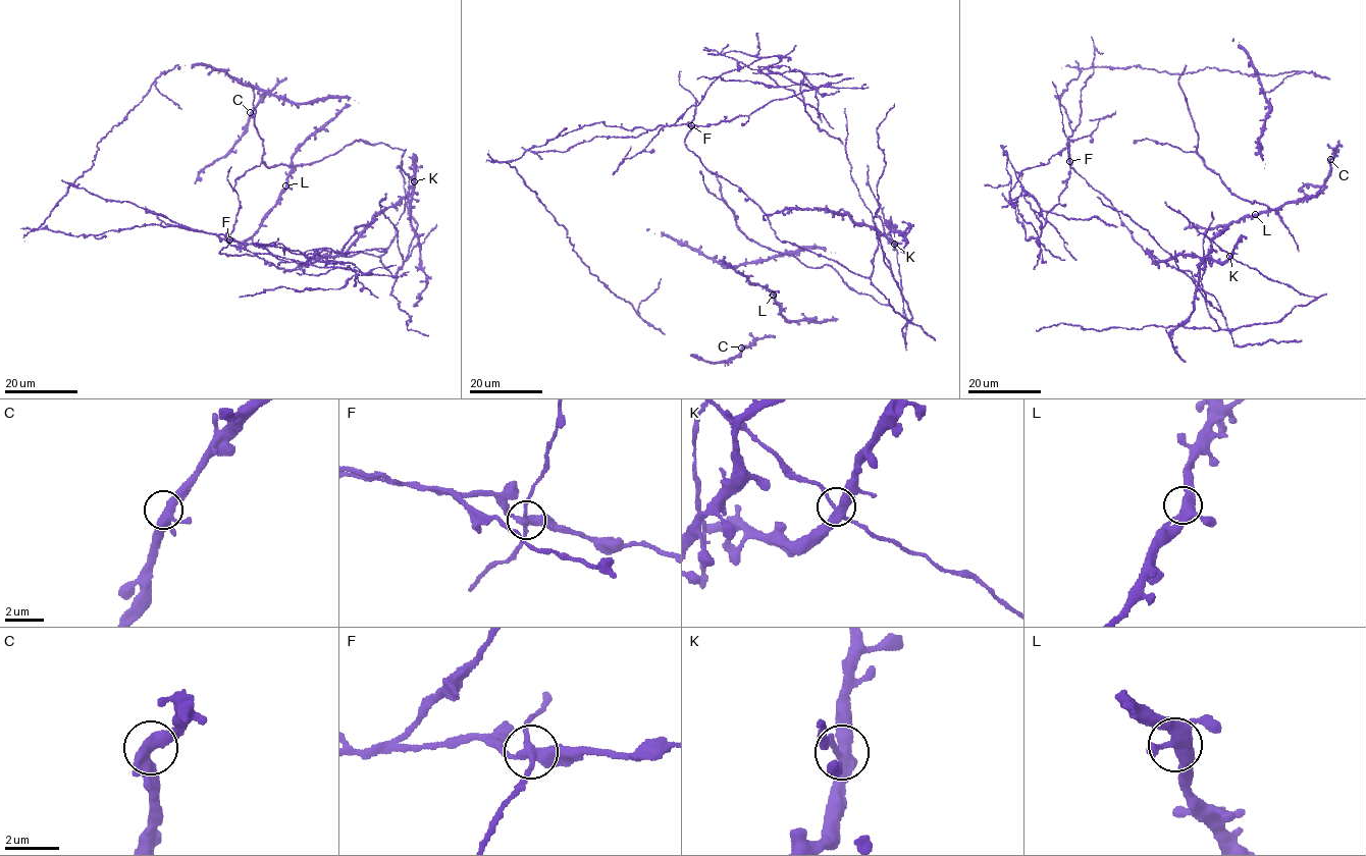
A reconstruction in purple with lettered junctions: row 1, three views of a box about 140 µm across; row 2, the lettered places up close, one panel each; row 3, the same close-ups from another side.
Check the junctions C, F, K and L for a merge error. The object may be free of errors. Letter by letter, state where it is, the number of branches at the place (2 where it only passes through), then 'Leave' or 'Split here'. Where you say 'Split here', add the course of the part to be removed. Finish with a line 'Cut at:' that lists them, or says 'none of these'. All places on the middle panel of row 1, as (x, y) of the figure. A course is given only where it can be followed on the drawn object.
C: Place: (741, 348). Branches: 4. Leave
F: Place: (691, 125). Branches: 4. Split here. Course of the part to remove: (691, 125), (627, 130), (598, 122), (506, 161), (567, 230), (589, 272), (636, 311), (661, 278)
K: Place: (894, 244). Branches: 4. Leave
L: Place: (773, 295). Branches: 4. Leave
Cut at: F

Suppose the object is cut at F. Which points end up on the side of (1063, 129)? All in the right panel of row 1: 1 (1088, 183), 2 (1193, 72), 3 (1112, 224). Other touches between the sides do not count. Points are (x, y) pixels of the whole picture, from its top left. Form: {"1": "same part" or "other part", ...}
{"1": "same part", "2": "other part", "3": "other part"}

